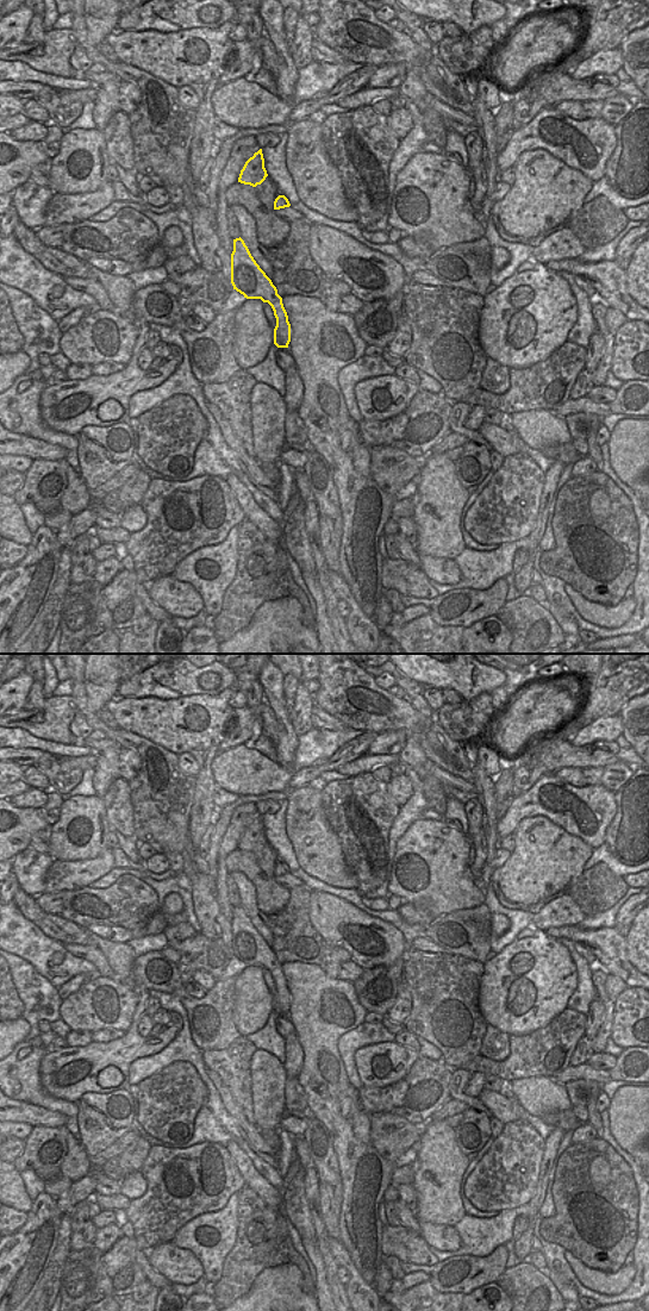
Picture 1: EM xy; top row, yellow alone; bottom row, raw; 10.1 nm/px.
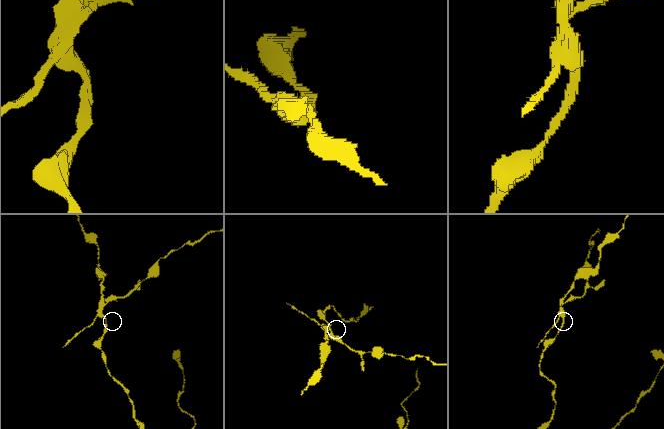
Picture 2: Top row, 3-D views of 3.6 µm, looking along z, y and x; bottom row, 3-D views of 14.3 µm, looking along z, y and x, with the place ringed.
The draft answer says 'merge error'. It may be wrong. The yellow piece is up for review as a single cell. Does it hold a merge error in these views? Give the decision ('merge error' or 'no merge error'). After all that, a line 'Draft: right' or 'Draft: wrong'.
merge error
Draft: right

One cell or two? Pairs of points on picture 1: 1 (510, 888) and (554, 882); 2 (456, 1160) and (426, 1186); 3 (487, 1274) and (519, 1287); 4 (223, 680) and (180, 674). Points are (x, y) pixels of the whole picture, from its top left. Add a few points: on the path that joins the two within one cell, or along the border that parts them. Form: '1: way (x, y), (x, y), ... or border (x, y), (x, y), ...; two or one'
1: way (520, 884), (543, 882); one
2: way (445, 1171), (442, 1174), (442, 1186), (437, 1186); one
3: border (507, 1268), (494, 1281); two
4: way (212, 680), (191, 680); one

